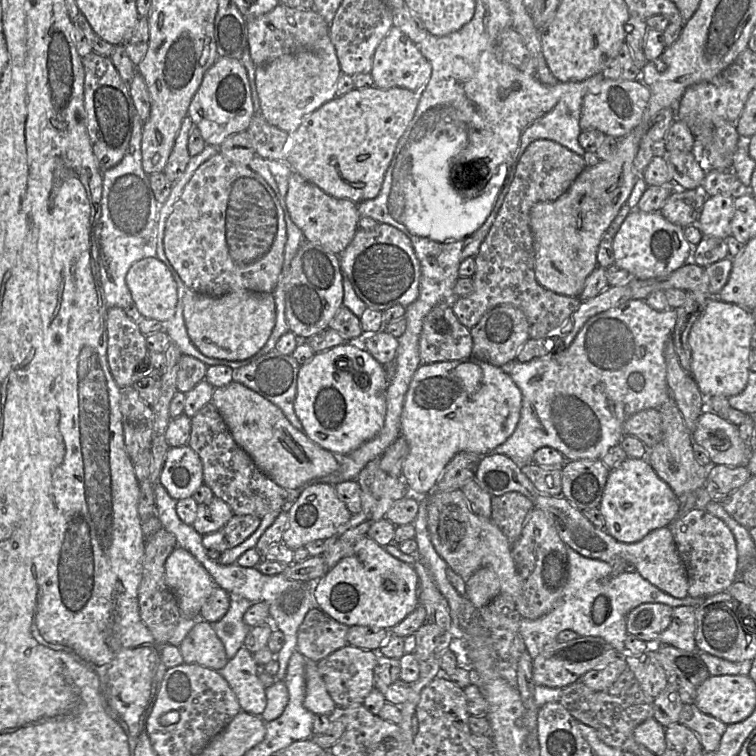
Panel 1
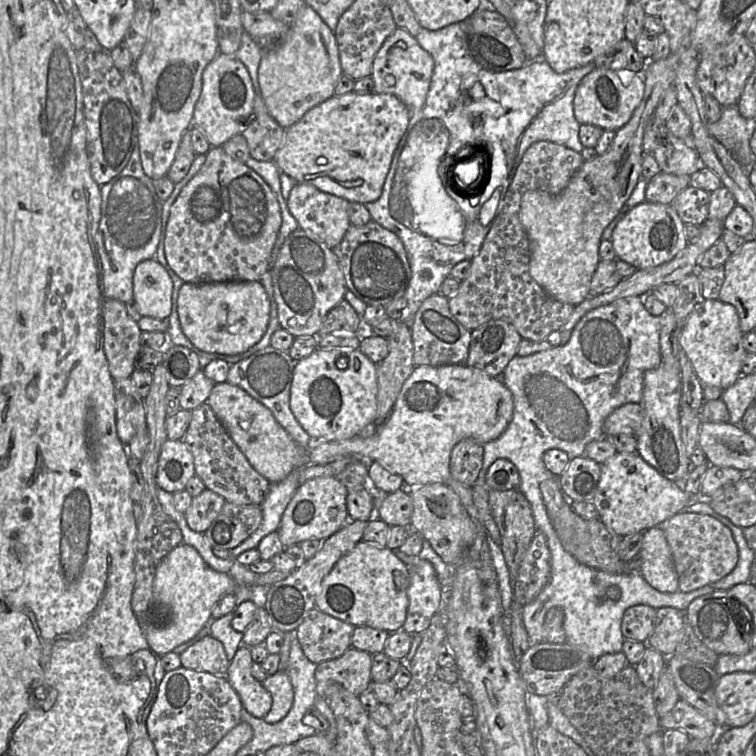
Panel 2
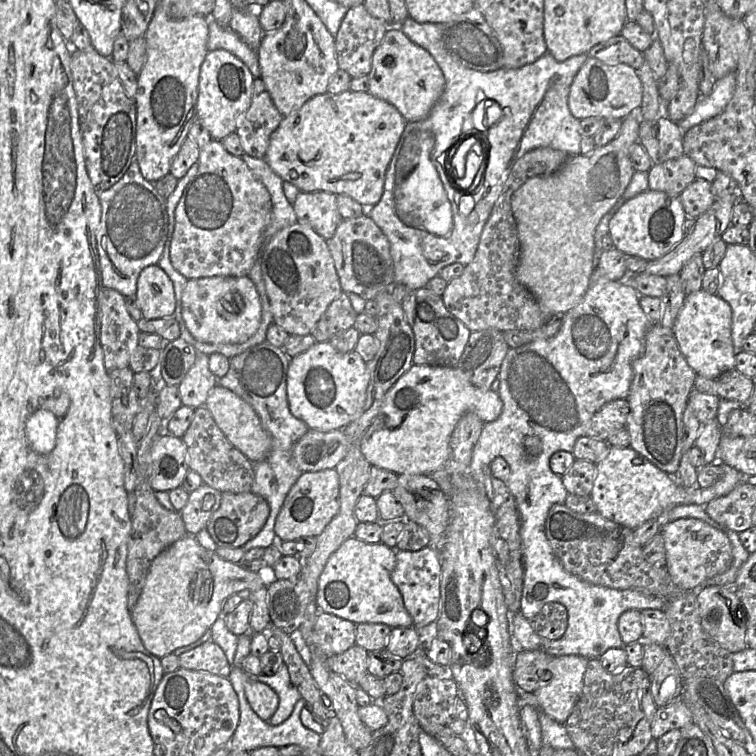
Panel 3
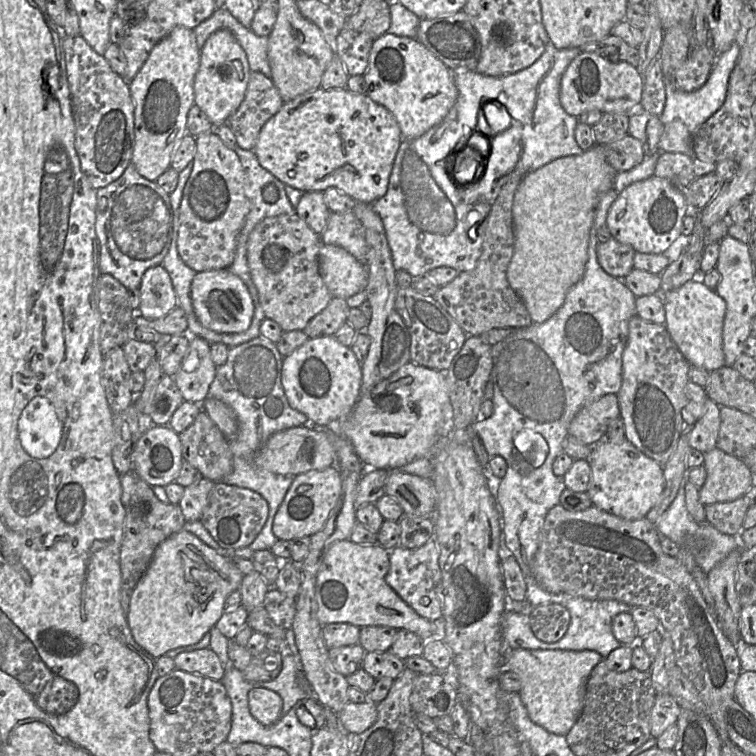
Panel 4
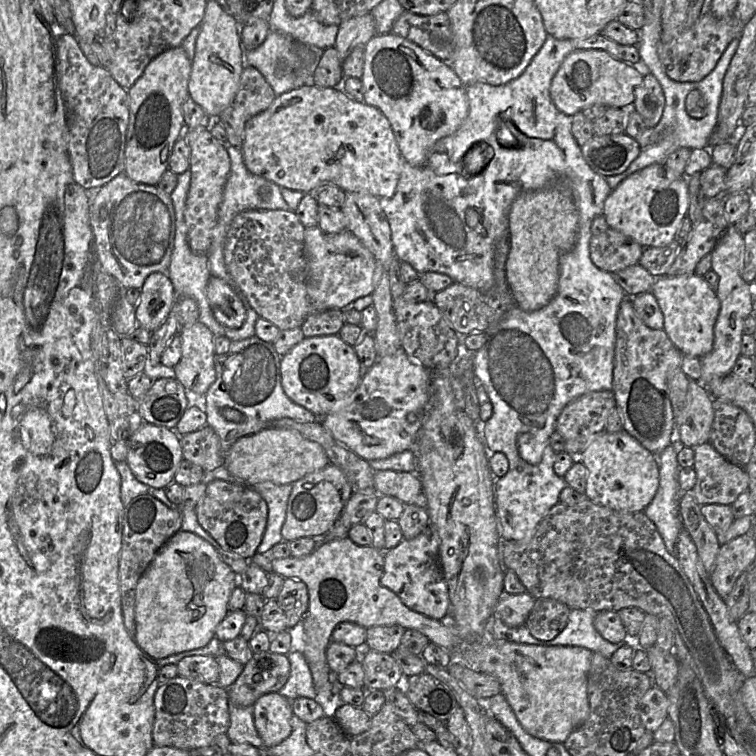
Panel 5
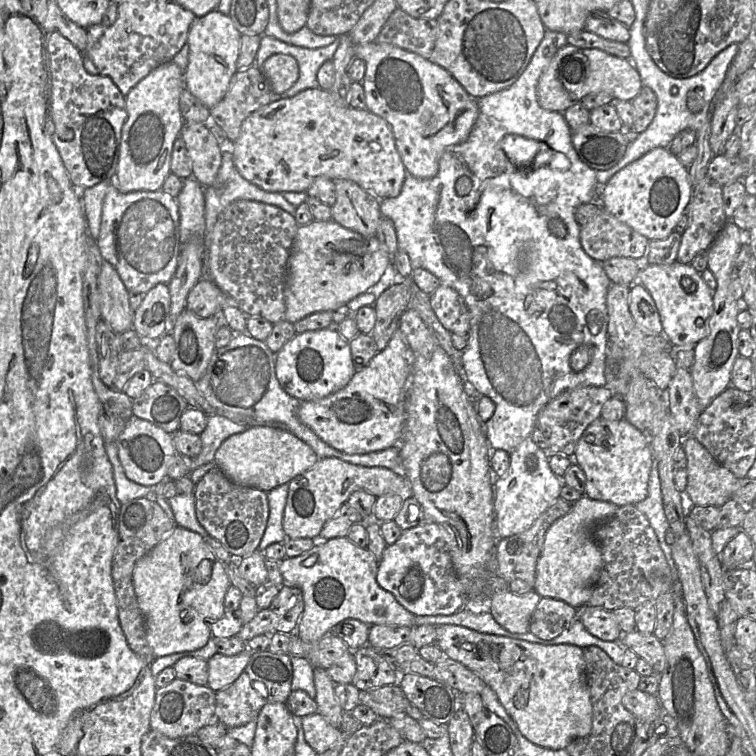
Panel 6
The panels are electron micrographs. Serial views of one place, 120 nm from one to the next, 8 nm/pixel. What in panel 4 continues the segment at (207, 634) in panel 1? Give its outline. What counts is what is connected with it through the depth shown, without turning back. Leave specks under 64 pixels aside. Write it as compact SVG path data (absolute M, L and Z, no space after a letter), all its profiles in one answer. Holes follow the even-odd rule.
M209 647L180 653L173 660L177 669L213 680L220 681L226 672L217 654Z

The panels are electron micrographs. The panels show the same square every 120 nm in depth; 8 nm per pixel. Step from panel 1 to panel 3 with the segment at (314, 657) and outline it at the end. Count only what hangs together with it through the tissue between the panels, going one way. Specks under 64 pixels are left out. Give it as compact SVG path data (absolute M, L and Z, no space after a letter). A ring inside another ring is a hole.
M319 611L312 632L312 645L326 656L341 654L356 645L356 625L334 614Z

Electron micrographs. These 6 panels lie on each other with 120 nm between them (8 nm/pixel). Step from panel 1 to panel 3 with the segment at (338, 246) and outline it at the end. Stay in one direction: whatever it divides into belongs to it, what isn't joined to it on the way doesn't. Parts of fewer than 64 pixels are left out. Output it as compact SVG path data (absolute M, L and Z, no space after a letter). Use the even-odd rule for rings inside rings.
M325 191L299 192L292 205L298 222L310 225L324 239L331 239L343 220L336 196Z

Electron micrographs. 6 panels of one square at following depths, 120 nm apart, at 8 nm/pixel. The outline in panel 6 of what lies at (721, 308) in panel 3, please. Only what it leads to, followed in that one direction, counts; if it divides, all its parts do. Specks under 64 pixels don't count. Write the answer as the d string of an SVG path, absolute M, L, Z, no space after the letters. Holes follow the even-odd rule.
M675 261L668 265L642 263L637 282L642 284L652 296L660 320L663 334L675 349L694 349L694 346L709 334L709 320L714 312L713 291L706 284L701 273L690 264ZM690 278L696 285L692 293L686 292L681 280Z

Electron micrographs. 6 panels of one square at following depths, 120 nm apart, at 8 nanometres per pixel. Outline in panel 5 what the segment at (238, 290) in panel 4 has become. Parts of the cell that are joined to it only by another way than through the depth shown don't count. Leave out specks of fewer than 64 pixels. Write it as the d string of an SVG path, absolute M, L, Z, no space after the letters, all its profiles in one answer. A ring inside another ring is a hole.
M211 275L206 294L213 316L220 324L233 329L243 325L247 317L246 309L225 280Z

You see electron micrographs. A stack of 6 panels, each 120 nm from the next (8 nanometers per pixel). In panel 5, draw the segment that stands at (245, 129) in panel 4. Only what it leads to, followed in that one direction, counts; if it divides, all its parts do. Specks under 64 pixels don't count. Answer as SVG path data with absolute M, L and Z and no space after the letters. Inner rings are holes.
M245 65L234 100L215 119L226 130L228 145L240 149L244 141L246 122L269 108L275 98L272 87L260 71L250 65Z

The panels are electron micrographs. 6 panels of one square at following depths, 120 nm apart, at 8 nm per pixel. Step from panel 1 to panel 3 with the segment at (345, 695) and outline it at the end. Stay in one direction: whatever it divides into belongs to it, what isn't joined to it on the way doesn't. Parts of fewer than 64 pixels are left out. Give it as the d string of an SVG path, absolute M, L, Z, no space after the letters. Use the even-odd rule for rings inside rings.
M353 645L345 652L328 656L326 662L330 669L344 677L353 685L357 685L368 673L369 652L359 645Z

